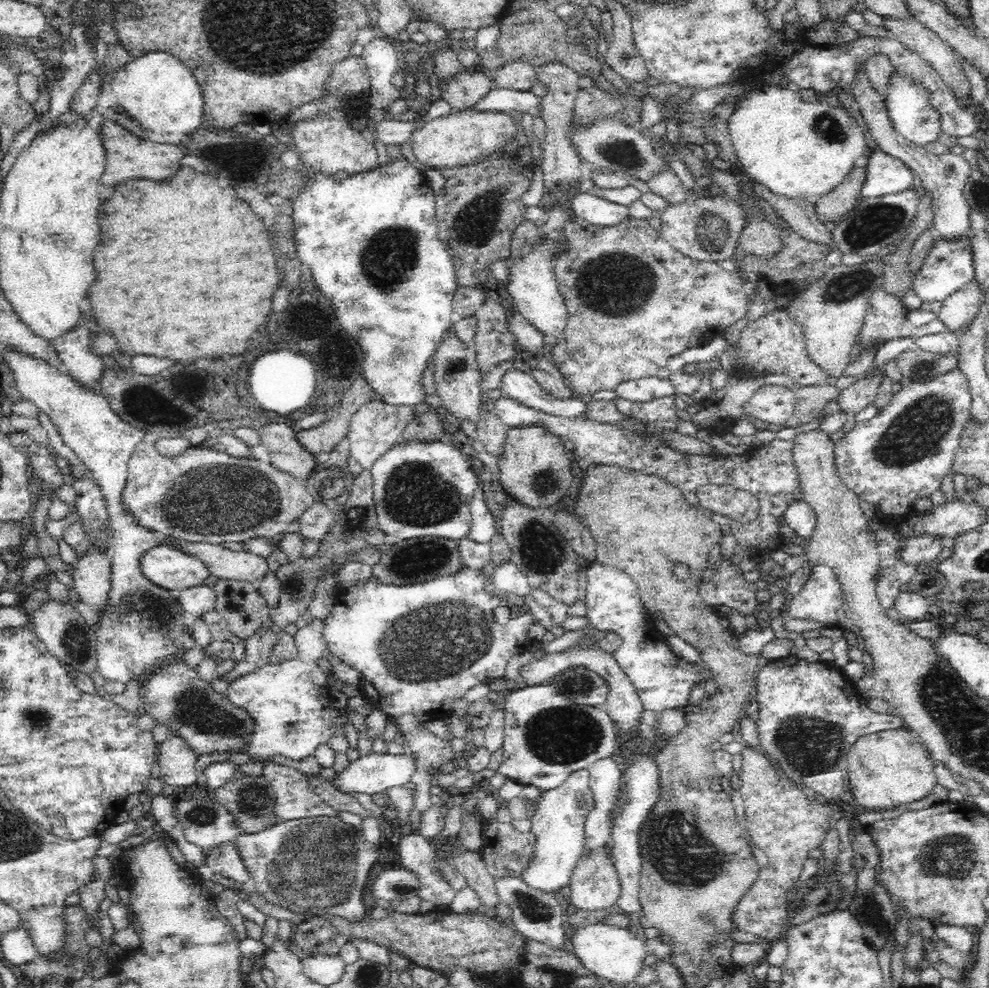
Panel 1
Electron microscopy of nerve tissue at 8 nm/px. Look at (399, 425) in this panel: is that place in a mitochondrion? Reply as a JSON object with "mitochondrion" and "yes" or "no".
{"mitochondrion":"no"}

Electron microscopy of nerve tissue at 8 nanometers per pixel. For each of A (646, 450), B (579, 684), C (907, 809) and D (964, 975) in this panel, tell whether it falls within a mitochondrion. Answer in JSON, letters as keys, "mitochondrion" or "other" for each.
{"A":"mitochondrion","B":"mitochondrion","C":"other","D":"other"}

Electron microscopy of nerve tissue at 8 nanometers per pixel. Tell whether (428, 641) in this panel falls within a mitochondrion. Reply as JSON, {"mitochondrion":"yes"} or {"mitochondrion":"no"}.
{"mitochondrion":"yes"}

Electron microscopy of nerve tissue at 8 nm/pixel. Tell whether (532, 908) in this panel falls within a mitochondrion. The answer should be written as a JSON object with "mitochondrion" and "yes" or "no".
{"mitochondrion":"yes"}

